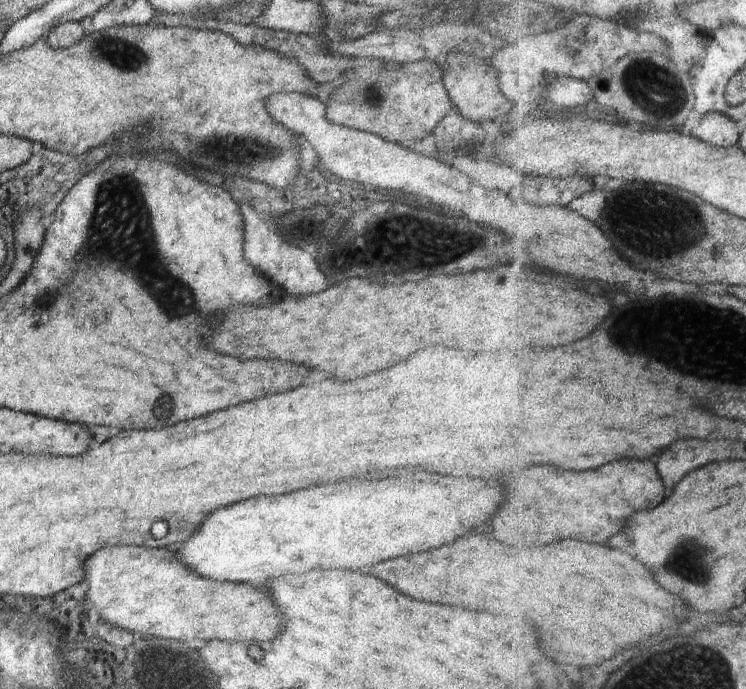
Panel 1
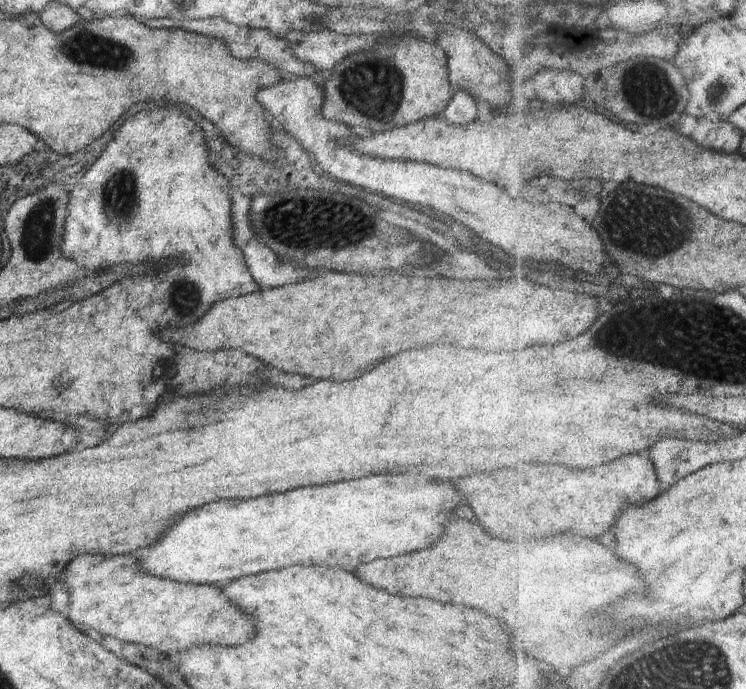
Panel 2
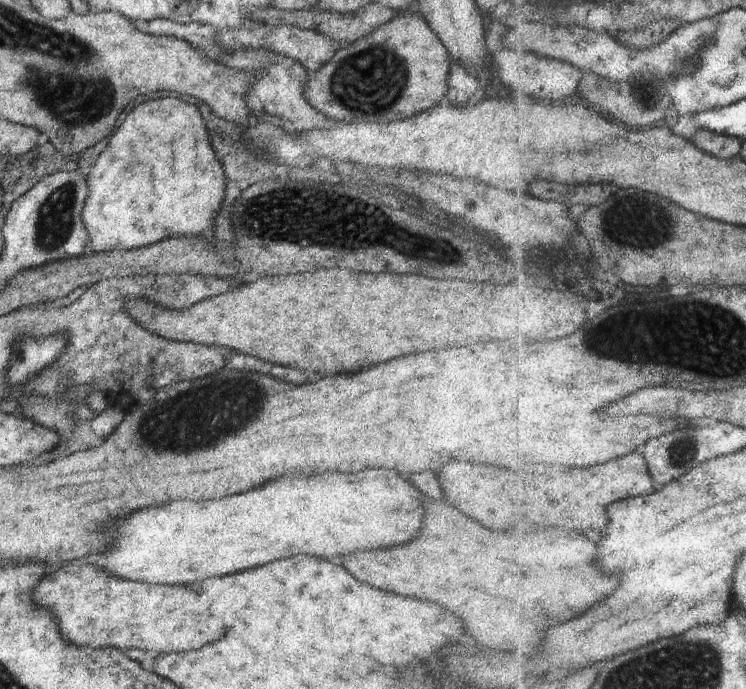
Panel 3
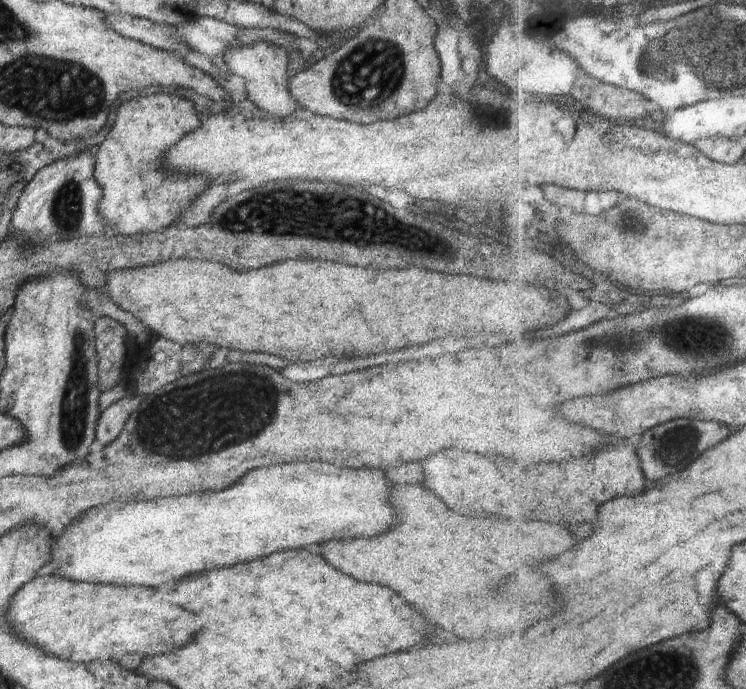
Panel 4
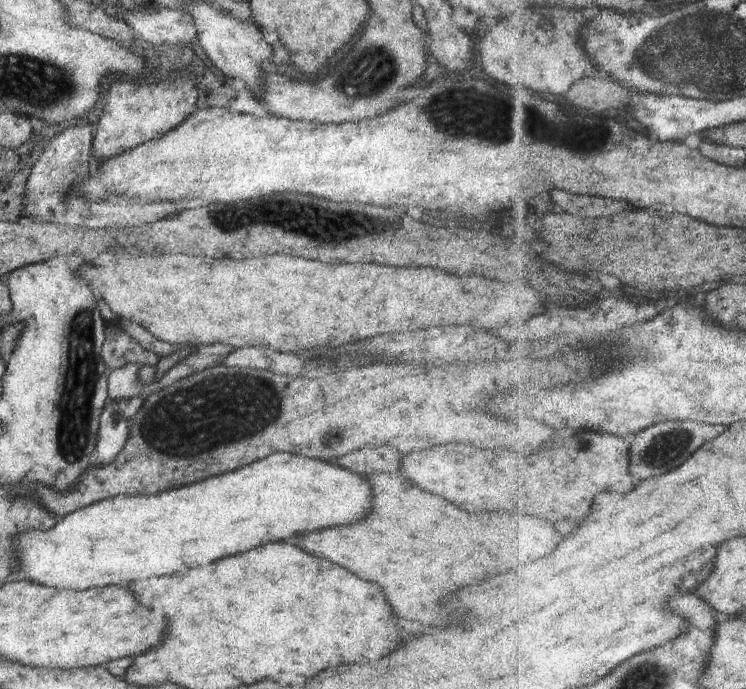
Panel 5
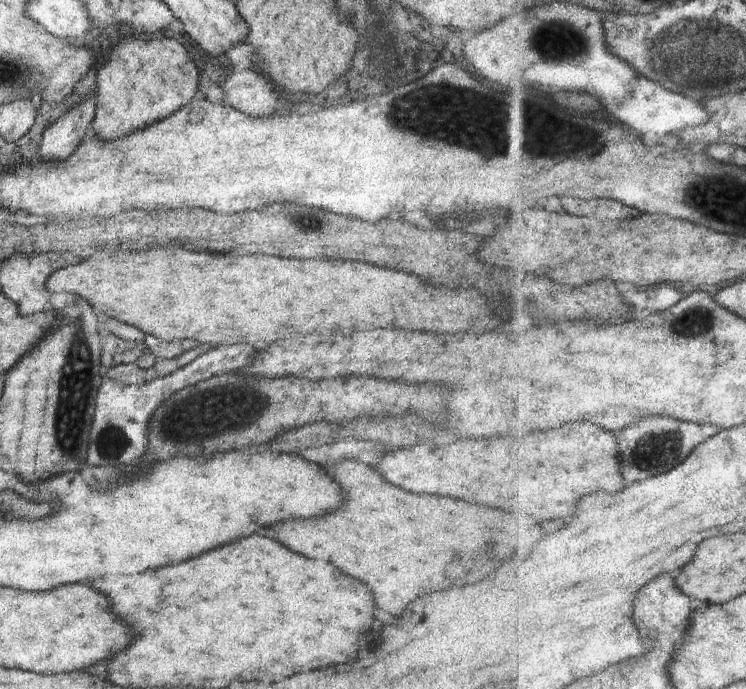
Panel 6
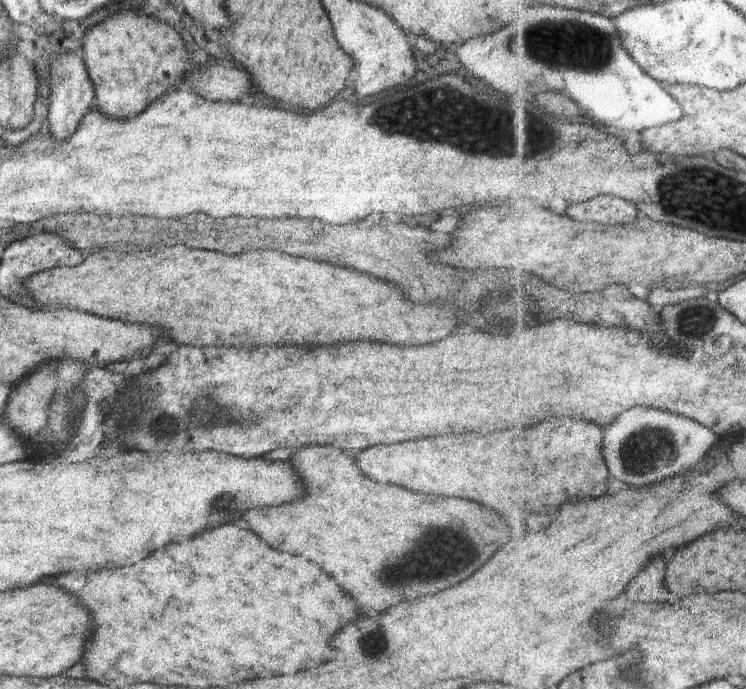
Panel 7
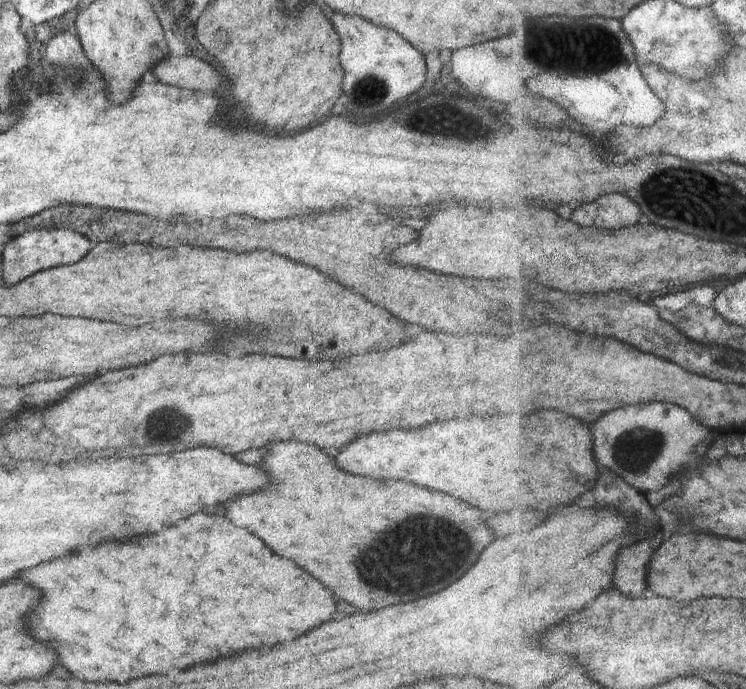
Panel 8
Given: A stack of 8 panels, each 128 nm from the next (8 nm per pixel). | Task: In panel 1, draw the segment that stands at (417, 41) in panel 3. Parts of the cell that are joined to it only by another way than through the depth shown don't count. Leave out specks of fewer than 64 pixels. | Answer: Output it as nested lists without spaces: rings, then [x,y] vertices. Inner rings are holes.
[[[382,59],[361,60],[356,68],[346,72],[344,84],[334,87],[328,95],[326,118],[412,149],[418,140],[433,134],[438,123],[454,110],[441,83],[443,71],[436,61],[382,64]]]

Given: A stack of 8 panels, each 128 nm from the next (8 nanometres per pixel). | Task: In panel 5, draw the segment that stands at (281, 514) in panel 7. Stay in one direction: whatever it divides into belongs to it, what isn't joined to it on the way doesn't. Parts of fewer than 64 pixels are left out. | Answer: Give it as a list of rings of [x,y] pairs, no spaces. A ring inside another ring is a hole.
[[[400,472],[366,475],[366,478],[372,488],[372,510],[368,516],[356,524],[316,530],[310,532],[310,536],[304,534],[300,536],[298,546],[308,554],[340,564],[364,580],[376,582],[394,614],[424,626],[432,624],[442,628],[454,620],[440,602],[448,590],[452,590],[444,586],[454,574],[452,566],[460,560],[464,562],[462,576],[468,576],[464,580],[482,580],[508,572],[512,566],[528,566],[554,552],[564,540],[552,522],[548,524],[548,520],[542,518],[512,516],[506,512],[468,514],[440,496],[422,492],[410,480],[404,480]],[[518,548],[536,552],[506,552]]]

